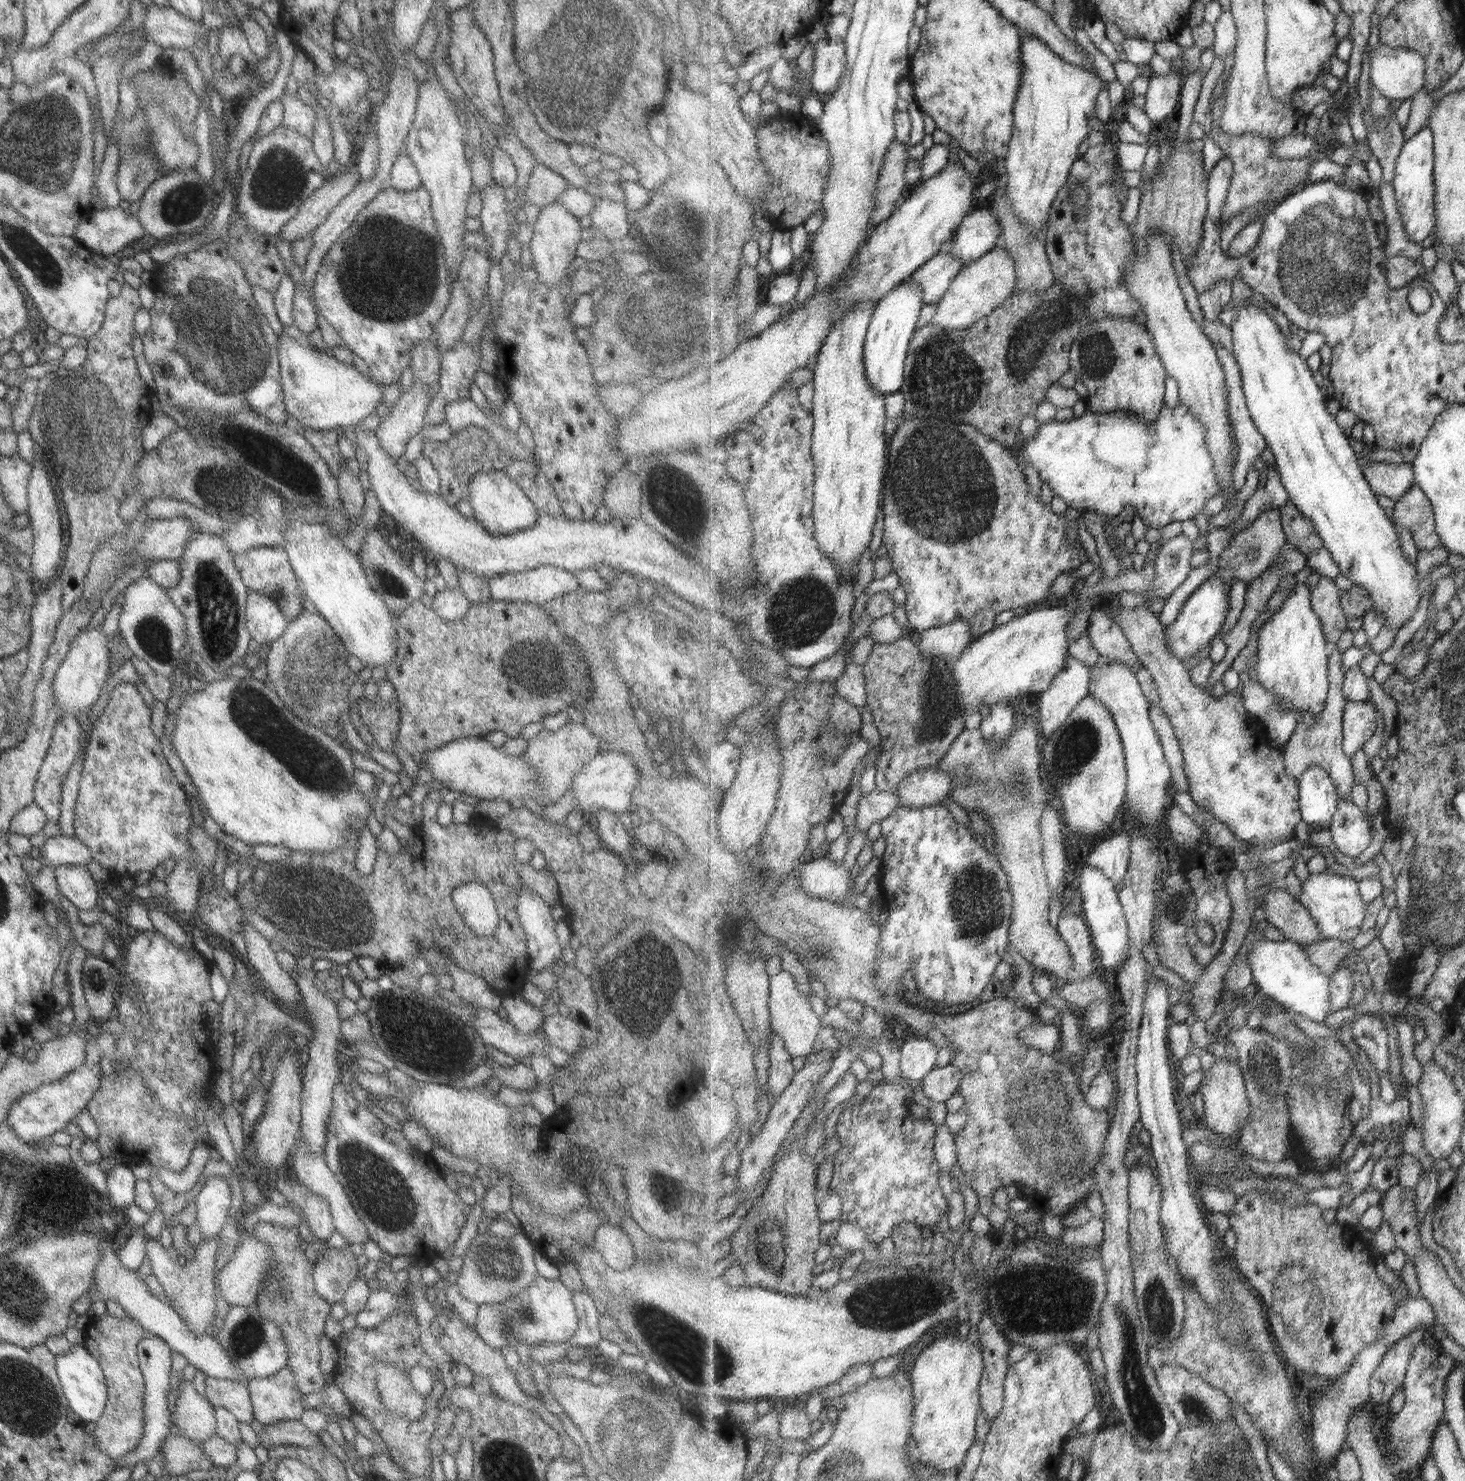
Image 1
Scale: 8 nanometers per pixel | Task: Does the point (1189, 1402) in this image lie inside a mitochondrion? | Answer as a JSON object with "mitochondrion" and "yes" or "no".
{"mitochondrion":"yes"}

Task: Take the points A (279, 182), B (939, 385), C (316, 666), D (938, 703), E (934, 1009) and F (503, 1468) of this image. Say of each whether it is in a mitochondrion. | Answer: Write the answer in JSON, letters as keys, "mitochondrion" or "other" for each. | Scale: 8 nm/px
{"A":"mitochondrion","B":"mitochondrion","C":"mitochondrion","D":"mitochondrion","E":"other","F":"mitochondrion"}

